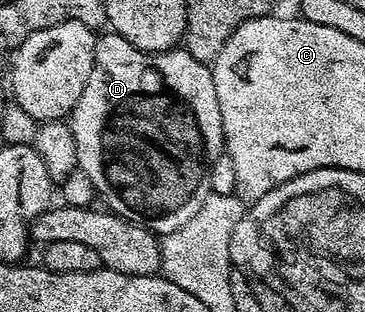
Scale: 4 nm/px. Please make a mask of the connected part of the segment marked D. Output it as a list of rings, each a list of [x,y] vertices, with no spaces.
[[[108,33],[97,38],[87,88],[83,88],[83,96],[68,119],[75,136],[77,165],[91,176],[100,201],[105,201],[112,213],[164,236],[183,228],[199,212],[211,193],[211,164],[225,148],[213,71],[183,48],[150,52],[135,48],[122,34]]]

